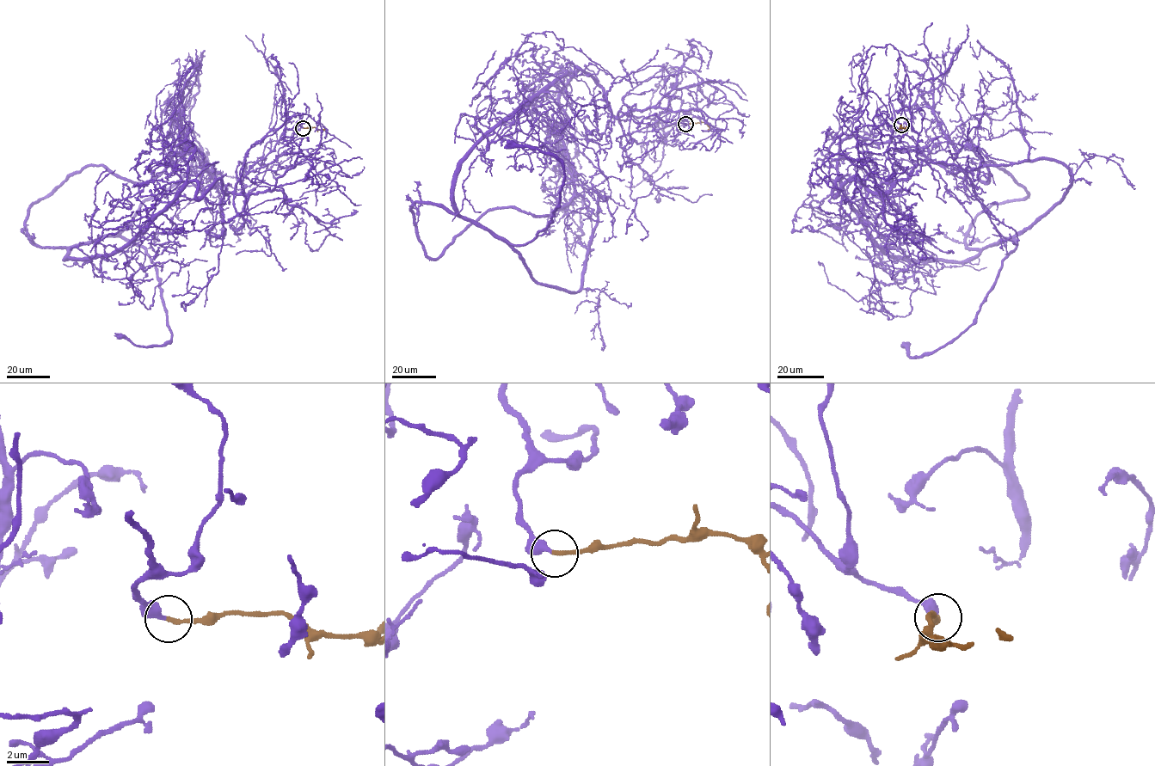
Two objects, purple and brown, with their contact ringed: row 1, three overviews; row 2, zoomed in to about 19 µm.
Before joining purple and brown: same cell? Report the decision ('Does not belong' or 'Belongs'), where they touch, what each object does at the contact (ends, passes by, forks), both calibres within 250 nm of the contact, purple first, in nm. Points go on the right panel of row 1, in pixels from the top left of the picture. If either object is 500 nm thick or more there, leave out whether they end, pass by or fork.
Belongs. Place: (901, 125). At the ring purple ends. At the ring brown ends. Thickness 400 nm (purple) against 190 nm

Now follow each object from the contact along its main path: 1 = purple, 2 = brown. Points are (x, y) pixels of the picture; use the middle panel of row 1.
1: (685, 124), (677, 97), (620, 120), (577, 67), (521, 104), (454, 205), (525, 245), (564, 169), (504, 147)
2: (685, 124), (704, 122), (709, 127), (708, 131)

